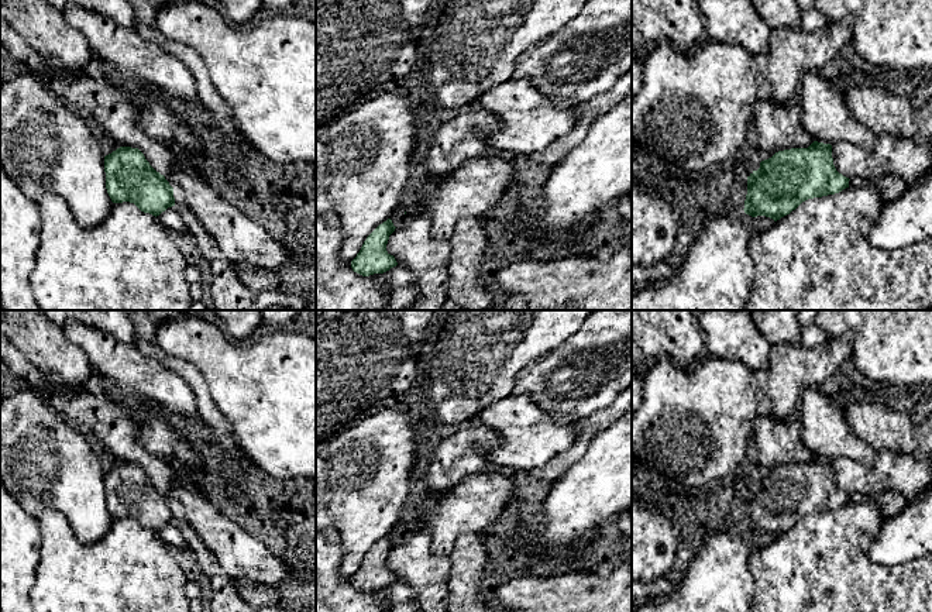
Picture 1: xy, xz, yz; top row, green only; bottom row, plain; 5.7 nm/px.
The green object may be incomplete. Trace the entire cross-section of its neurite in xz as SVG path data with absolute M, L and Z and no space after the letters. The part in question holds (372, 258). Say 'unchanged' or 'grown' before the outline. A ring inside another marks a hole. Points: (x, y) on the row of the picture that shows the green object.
unchanged; M388 219L367 237L360 252L351 261L354 272L369 276L384 274L398 265L395 257L386 251L389 235L395 228L392 220Z

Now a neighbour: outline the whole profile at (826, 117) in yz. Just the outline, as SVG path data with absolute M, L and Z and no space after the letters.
M818 71L802 76L798 94L802 126L814 141L849 142L864 151L877 148L877 137L853 117L846 96L838 93Z

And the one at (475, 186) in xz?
M498 157L471 158L453 172L429 180L429 196L406 212L405 220L427 217L431 235L437 240L450 240L461 219L481 219L498 204L513 175L512 161Z

